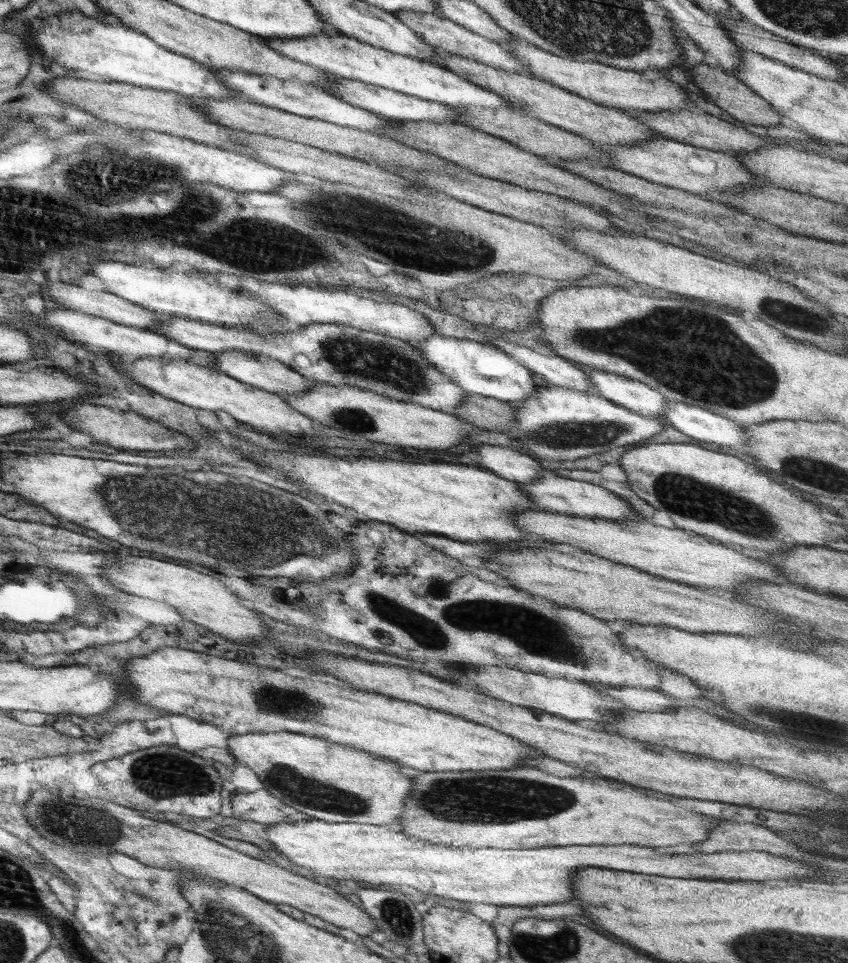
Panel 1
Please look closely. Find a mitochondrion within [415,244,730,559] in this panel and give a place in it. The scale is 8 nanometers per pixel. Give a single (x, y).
(564, 436)

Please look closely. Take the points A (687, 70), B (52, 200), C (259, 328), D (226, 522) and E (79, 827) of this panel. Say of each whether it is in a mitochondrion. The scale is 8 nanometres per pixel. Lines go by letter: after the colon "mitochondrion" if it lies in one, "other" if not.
A: other
B: mitochondrion
C: other
D: mitochondrion
E: mitochondrion

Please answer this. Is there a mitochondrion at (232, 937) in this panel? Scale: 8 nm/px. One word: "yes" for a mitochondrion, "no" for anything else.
yes

